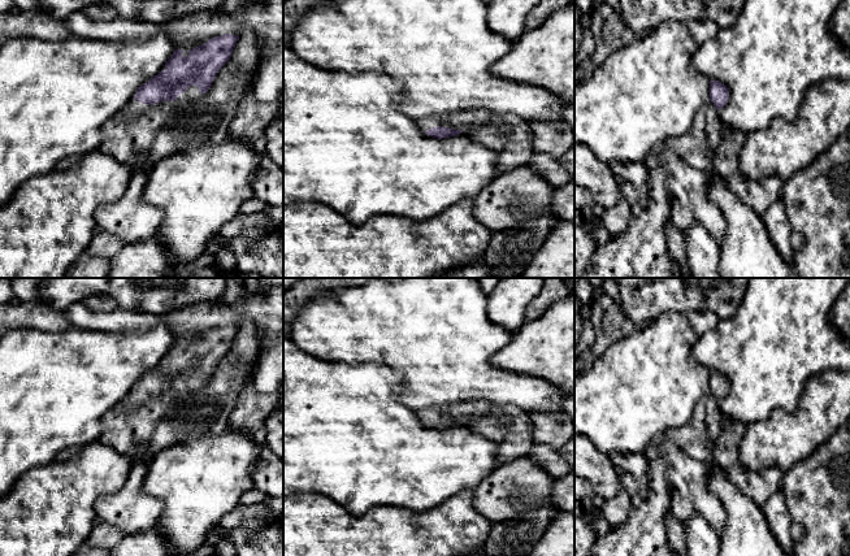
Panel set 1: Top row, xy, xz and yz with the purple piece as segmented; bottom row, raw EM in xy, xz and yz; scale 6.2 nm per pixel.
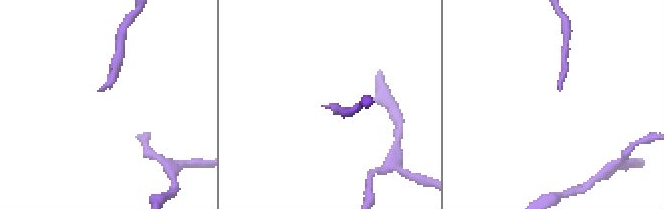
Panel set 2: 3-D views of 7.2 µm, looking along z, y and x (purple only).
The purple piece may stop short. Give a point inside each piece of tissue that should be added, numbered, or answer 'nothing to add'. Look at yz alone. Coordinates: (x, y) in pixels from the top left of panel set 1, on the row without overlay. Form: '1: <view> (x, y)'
1: yz (697, 438)

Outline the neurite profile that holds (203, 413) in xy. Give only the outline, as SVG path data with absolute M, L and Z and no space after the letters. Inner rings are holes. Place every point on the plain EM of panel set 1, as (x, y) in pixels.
M246 321L230 351L220 360L211 379L200 391L182 392L173 409L157 423L143 462L174 444L217 436L229 429L229 417L246 387L259 349L257 330Z

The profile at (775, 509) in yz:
M782 488L772 494L762 507L768 526L781 547L789 556L793 553L794 540L792 539L792 516L786 507L786 498Z

